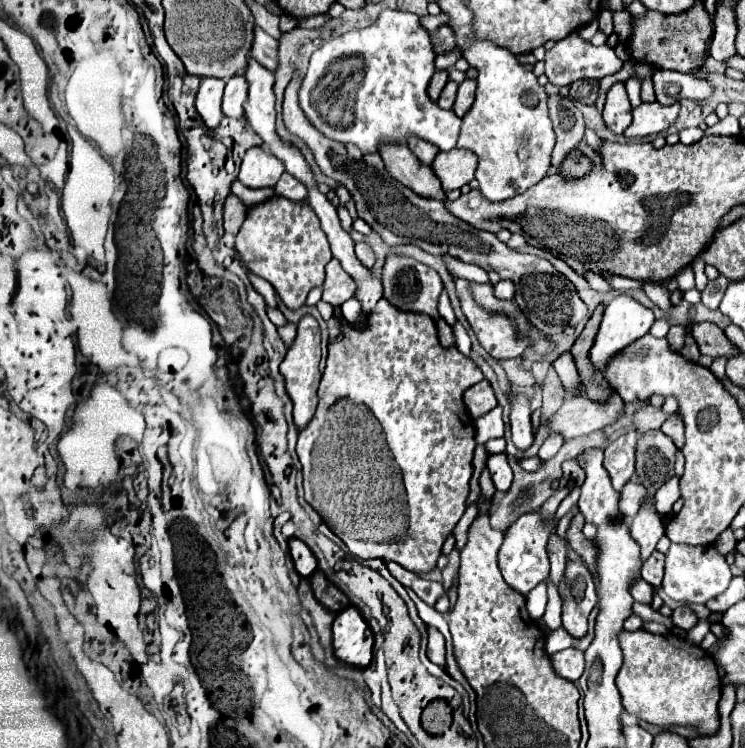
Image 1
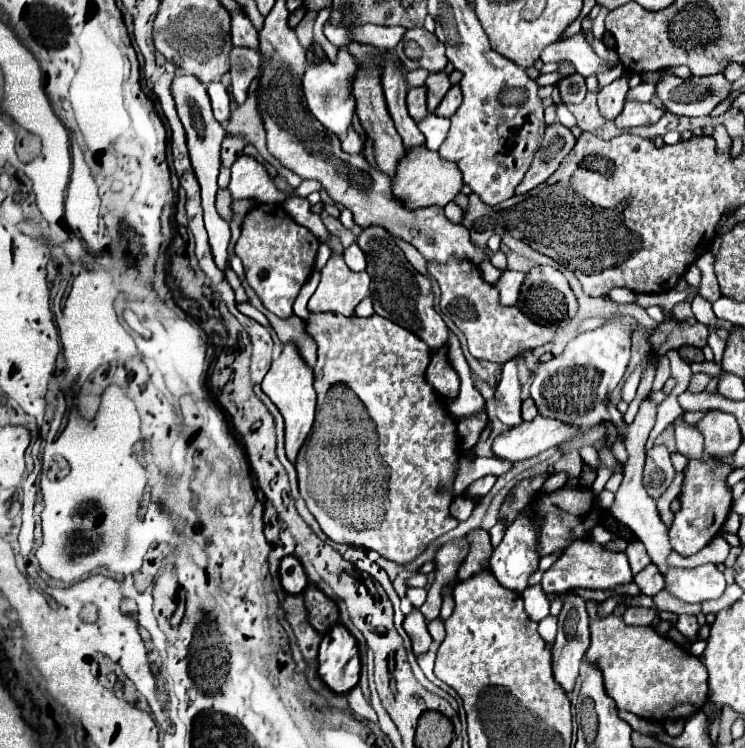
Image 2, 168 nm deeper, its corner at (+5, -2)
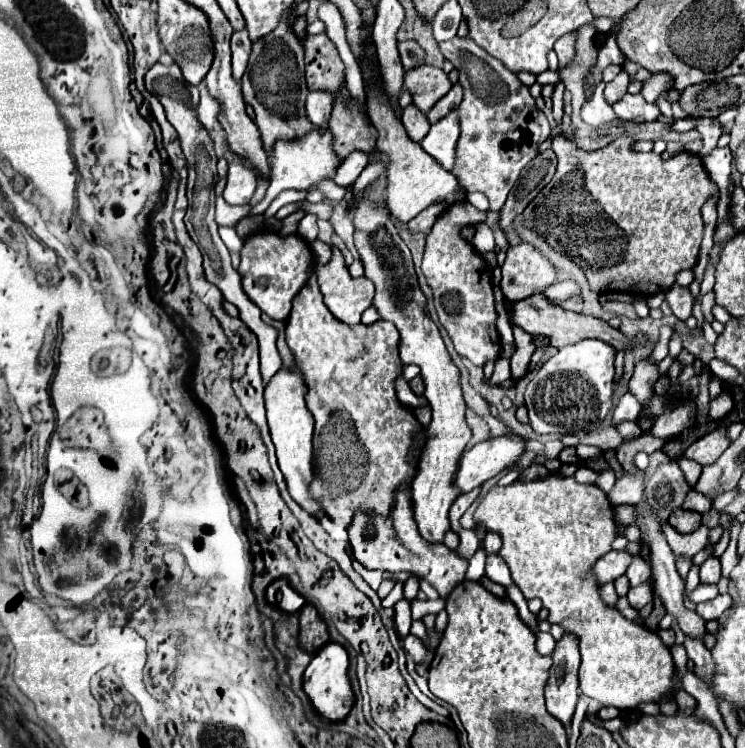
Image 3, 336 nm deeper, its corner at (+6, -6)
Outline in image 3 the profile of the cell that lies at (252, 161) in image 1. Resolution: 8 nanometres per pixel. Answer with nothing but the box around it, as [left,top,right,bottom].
[224,162,256,206]

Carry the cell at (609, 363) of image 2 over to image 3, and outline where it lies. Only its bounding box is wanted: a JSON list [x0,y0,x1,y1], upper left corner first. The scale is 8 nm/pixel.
[524,340,614,436]

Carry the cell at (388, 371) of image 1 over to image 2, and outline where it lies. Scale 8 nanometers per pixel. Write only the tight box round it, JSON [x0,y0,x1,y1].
[295,314,461,564]

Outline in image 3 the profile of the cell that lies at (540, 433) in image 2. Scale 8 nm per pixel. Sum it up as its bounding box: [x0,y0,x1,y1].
[454,436,524,494]

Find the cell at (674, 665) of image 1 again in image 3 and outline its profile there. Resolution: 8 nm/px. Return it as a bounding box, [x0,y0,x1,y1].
[474,474,674,710]

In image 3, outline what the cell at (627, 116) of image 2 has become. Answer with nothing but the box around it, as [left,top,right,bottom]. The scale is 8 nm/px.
[614,94,660,122]

